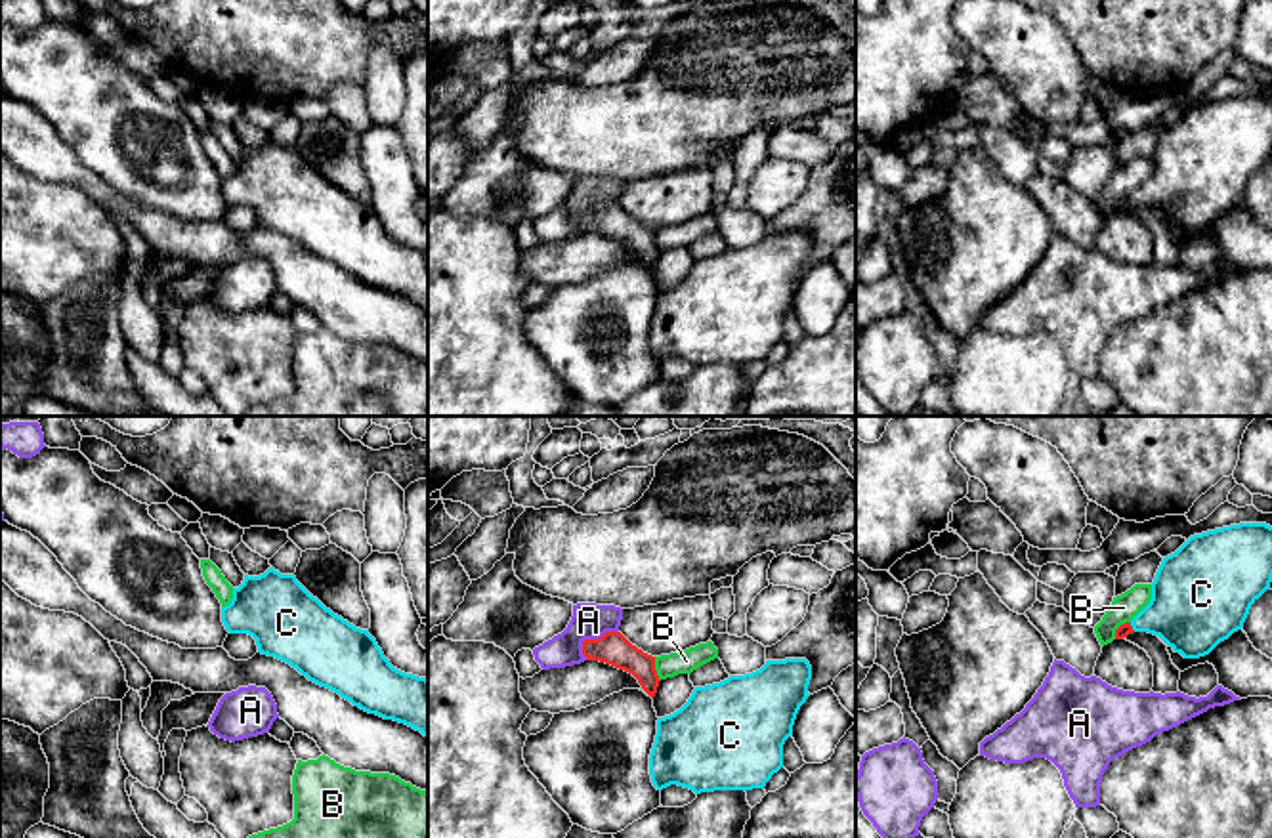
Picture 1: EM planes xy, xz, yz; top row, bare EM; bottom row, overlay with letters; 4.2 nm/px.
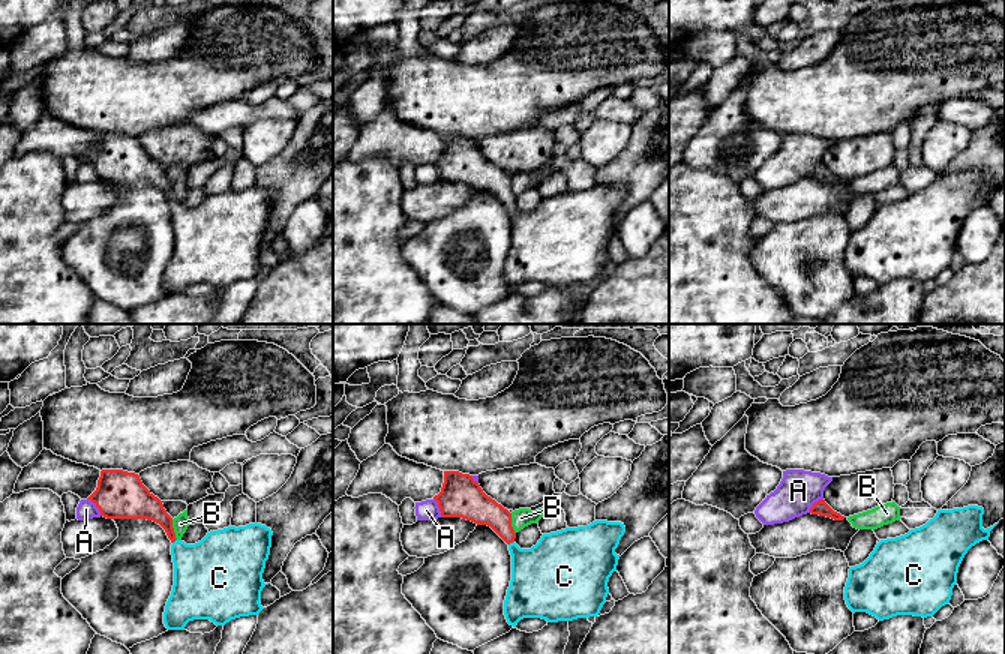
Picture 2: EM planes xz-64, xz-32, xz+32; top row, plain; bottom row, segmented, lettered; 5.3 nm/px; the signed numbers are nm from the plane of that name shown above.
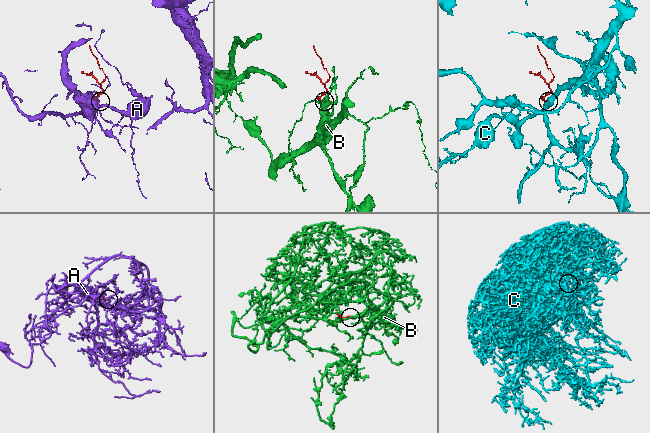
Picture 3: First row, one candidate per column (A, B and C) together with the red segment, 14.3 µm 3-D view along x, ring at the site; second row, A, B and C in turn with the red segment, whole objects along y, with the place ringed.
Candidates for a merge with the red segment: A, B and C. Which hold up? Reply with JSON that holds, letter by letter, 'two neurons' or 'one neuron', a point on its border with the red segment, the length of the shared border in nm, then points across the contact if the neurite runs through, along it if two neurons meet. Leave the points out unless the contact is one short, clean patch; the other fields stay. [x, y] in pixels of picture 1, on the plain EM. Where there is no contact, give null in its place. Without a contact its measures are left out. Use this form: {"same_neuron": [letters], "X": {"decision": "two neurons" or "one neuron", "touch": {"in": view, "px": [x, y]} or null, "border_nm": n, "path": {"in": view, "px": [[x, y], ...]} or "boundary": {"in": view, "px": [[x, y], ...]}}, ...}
{"same_neuron": ["C"], "A": {"decision": "two neurons", "touch": {"in": "xz", "px": [591, 212]}, "border_nm": 190}, "B": {"decision": "two neurons", "touch": {"in": "xz", "px": [654, 241]}, "border_nm": 110, "boundary": {"in": "xz", "px": [[654, 230], [659, 252]]}}, "C": {"decision": "one neuron", "touch": {"in": "yz", "px": [1131, 199]}, "border_nm": 50, "path": {"in": "yz", "px": [[1123, 203], [1131, 199], [1148, 191], [1188, 184]]}}}

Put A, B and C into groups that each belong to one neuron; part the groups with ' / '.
A / B / C

